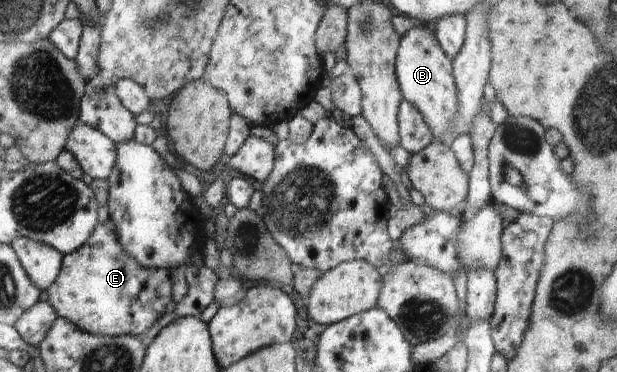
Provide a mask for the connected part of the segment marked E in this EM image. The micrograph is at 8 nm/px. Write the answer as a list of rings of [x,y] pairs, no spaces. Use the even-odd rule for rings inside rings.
[[[108,220],[106,223],[97,222],[95,229],[92,231],[90,238],[86,242],[69,255],[63,255],[62,268],[59,272],[59,275],[56,277],[56,280],[47,288],[49,294],[49,303],[52,305],[53,310],[58,317],[64,317],[66,320],[69,320],[72,324],[75,324],[80,330],[84,332],[89,332],[93,335],[102,335],[102,336],[143,336],[143,334],[150,329],[154,322],[158,321],[162,314],[165,312],[165,306],[168,301],[172,300],[172,277],[170,270],[165,268],[153,269],[142,267],[137,264],[136,260],[132,259],[124,252],[120,241],[118,240],[117,234],[114,230],[114,225],[112,221]]]

